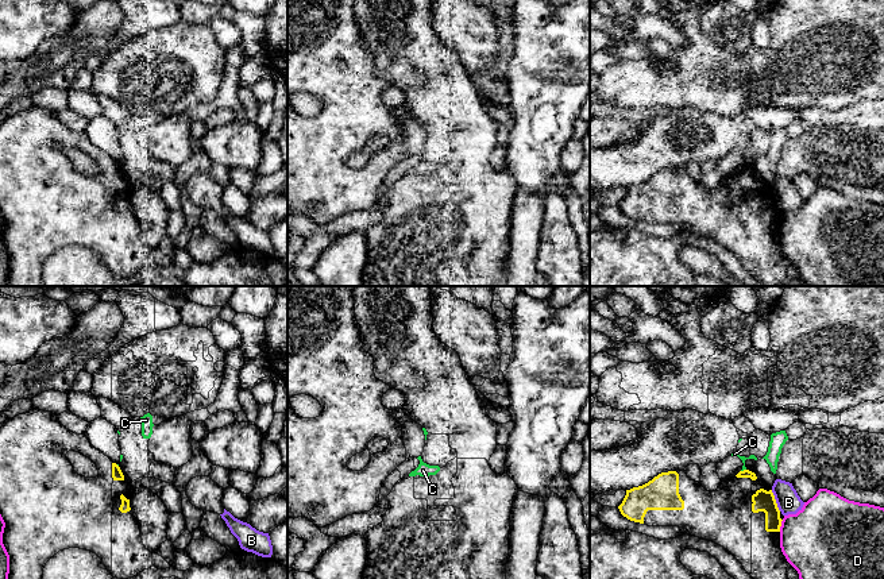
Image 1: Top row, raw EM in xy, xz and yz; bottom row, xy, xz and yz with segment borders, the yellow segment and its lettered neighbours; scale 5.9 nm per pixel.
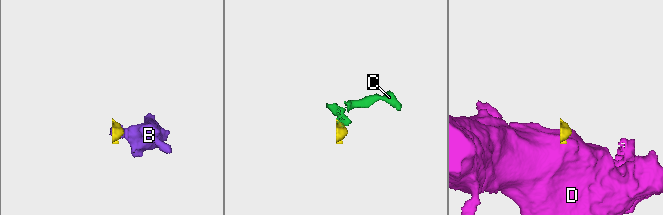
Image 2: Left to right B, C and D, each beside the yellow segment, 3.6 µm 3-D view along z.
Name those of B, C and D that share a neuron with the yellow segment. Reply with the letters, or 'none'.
none

